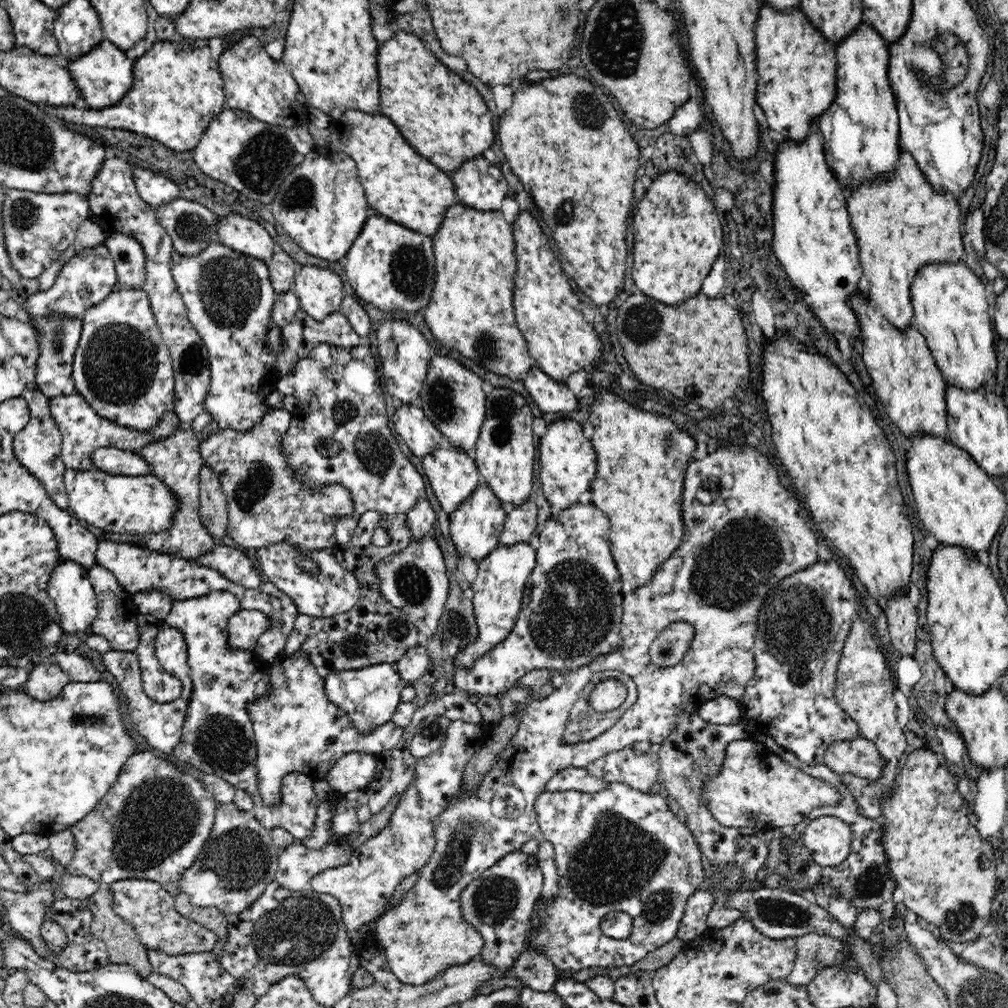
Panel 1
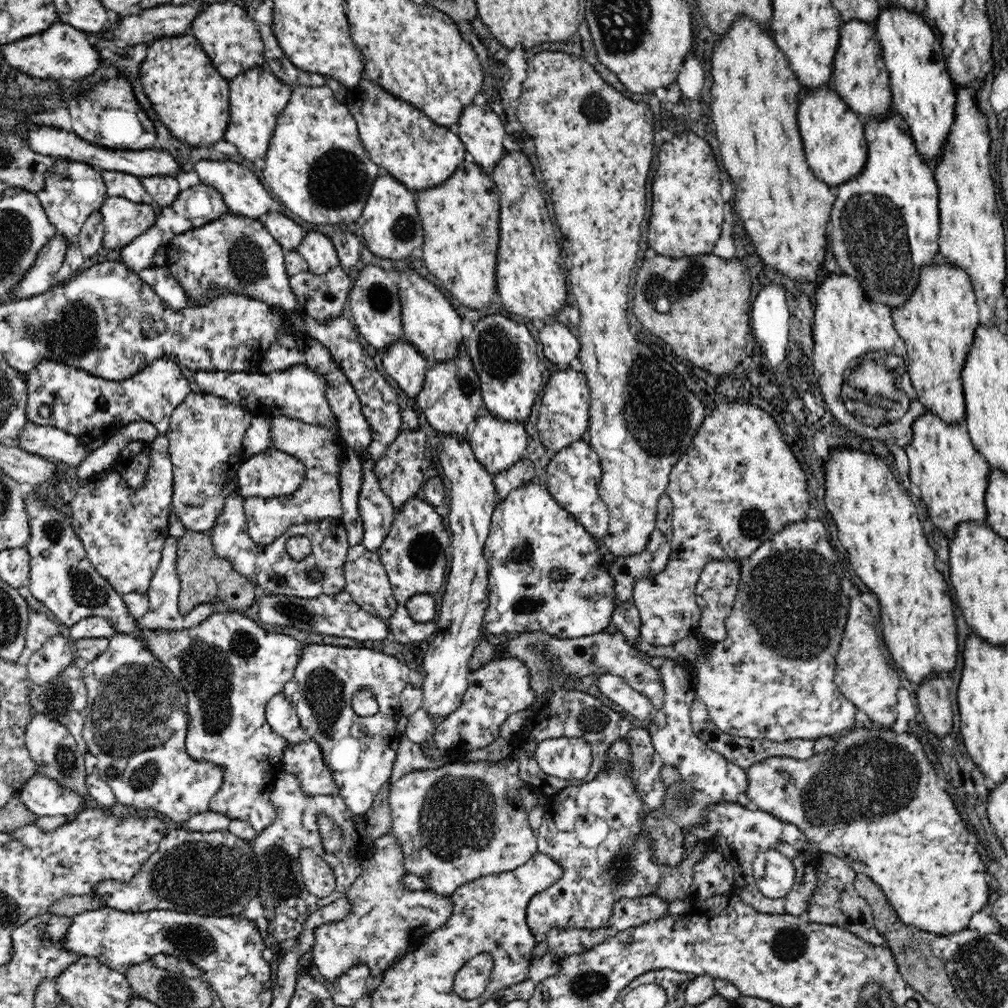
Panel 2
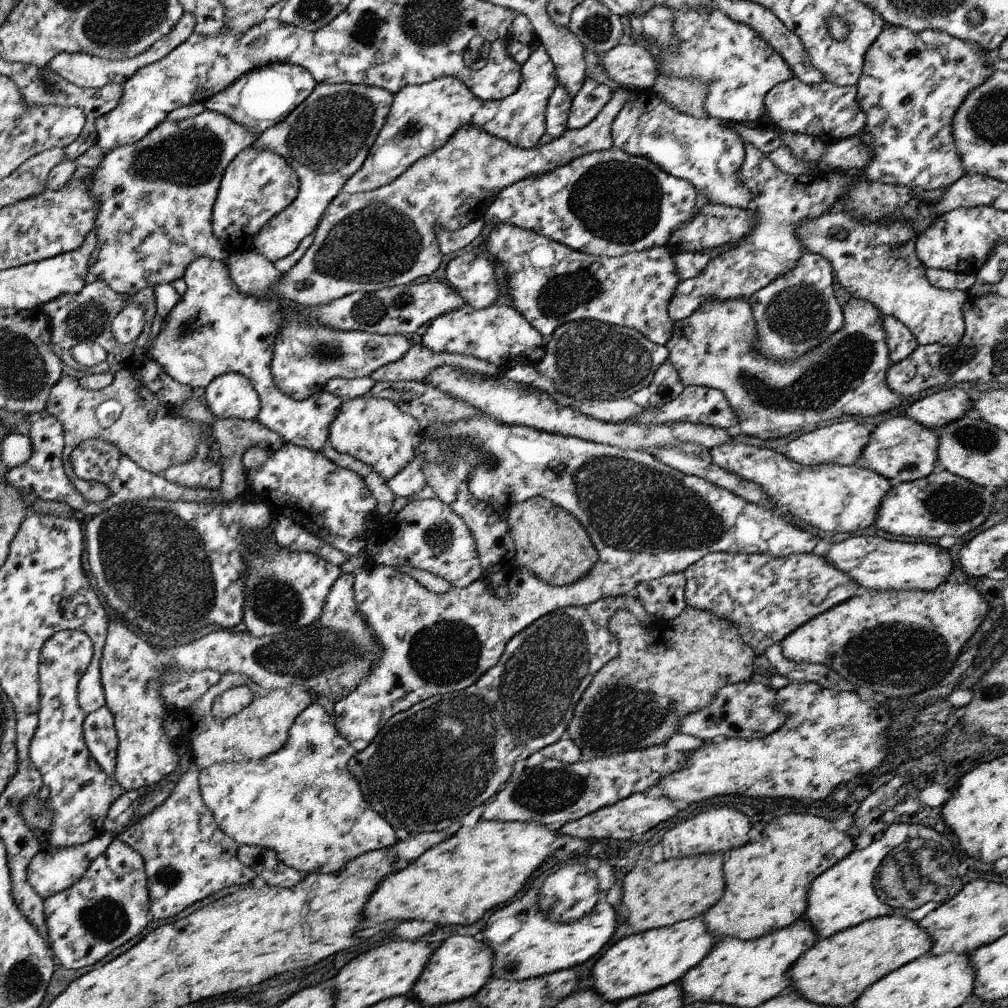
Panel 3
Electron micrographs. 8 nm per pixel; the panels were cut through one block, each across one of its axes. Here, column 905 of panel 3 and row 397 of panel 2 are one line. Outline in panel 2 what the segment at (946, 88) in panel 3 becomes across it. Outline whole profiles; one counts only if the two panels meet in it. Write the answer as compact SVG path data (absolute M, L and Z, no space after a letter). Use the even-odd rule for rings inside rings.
M160 358L138 375L126 380L105 380L56 361L42 362L27 375L27 418L37 426L64 430L85 445L96 440L105 442L133 423L152 423L156 433L166 436L174 409L190 394L188 380L179 363Z

